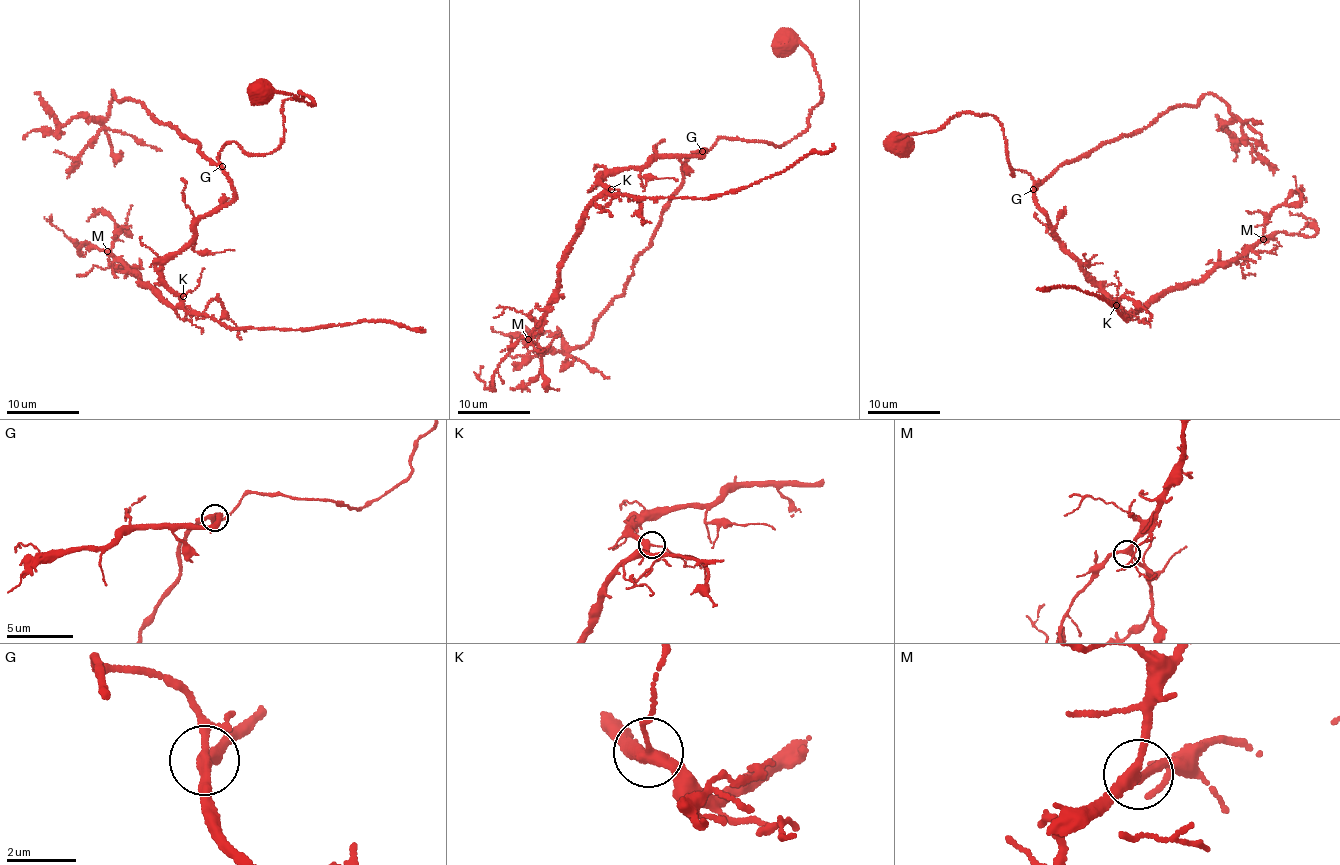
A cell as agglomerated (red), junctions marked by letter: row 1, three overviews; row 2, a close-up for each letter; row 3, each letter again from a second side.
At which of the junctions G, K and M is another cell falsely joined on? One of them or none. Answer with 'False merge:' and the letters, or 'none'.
False merge: none

